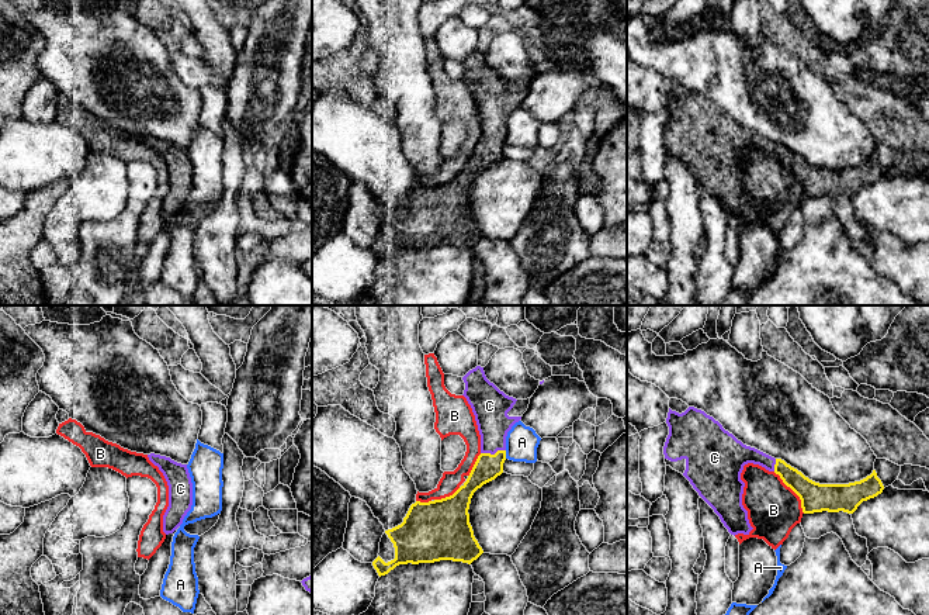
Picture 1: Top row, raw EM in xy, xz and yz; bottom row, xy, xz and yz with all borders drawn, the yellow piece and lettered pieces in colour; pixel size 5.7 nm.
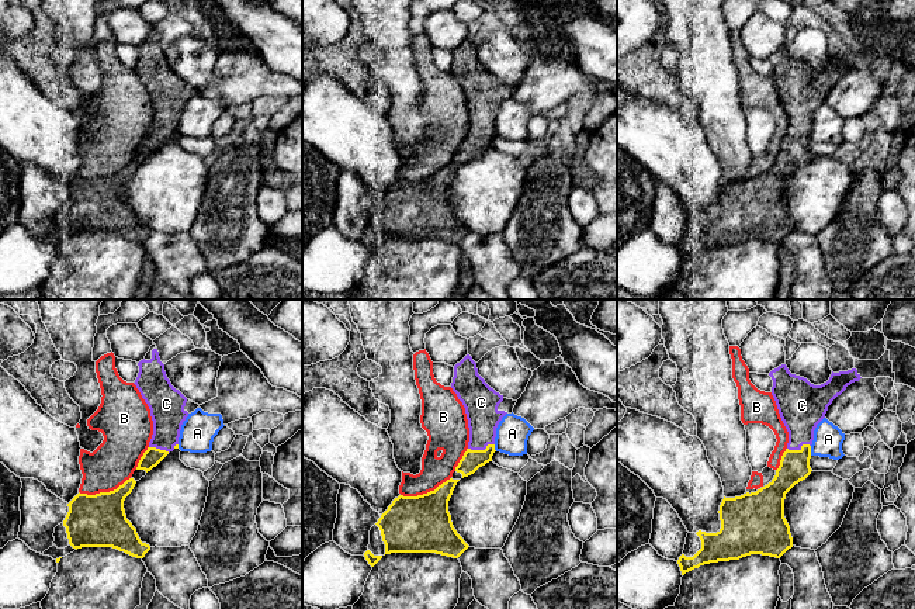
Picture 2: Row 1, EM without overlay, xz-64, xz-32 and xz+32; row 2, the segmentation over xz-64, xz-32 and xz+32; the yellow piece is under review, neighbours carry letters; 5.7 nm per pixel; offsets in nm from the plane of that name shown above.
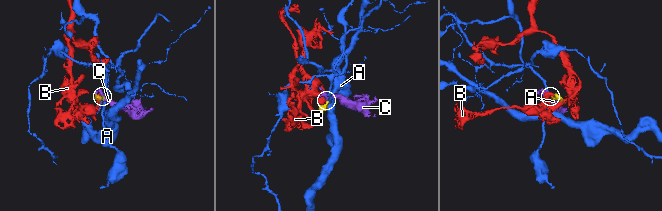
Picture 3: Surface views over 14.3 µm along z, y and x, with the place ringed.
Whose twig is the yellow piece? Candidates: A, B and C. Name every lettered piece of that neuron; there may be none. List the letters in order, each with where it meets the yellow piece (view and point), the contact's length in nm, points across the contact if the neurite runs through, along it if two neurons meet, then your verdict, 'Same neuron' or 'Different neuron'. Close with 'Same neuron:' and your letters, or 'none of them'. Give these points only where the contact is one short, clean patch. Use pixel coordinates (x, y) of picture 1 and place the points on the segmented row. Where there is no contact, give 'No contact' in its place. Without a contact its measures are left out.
A: Touches yellow at xz (505, 455). Shared border 50 nm. Boundary: xz (505, 451), (506, 458). Different neuron
B: Touches yellow at yz (793, 490). Shared border 300 nm. Different neuron
C: Touches yellow at xz (492, 455). Shared border 150 nm. Path across: xz (486, 467), (492, 455), (491, 411). Same neuron
Same neuron: C

